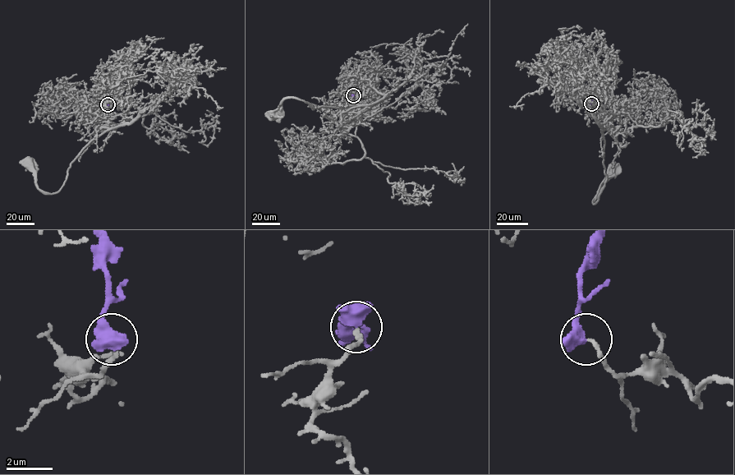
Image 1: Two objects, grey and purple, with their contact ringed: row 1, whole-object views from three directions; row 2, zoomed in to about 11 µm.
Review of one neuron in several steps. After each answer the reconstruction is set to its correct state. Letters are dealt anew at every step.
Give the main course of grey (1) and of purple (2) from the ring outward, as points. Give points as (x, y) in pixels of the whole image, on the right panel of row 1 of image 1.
1: (591, 103), (599, 108), (614, 103), (614, 111), (601, 128), (606, 181), (593, 204), (600, 184), (613, 167)
2: (591, 103), (594, 94)

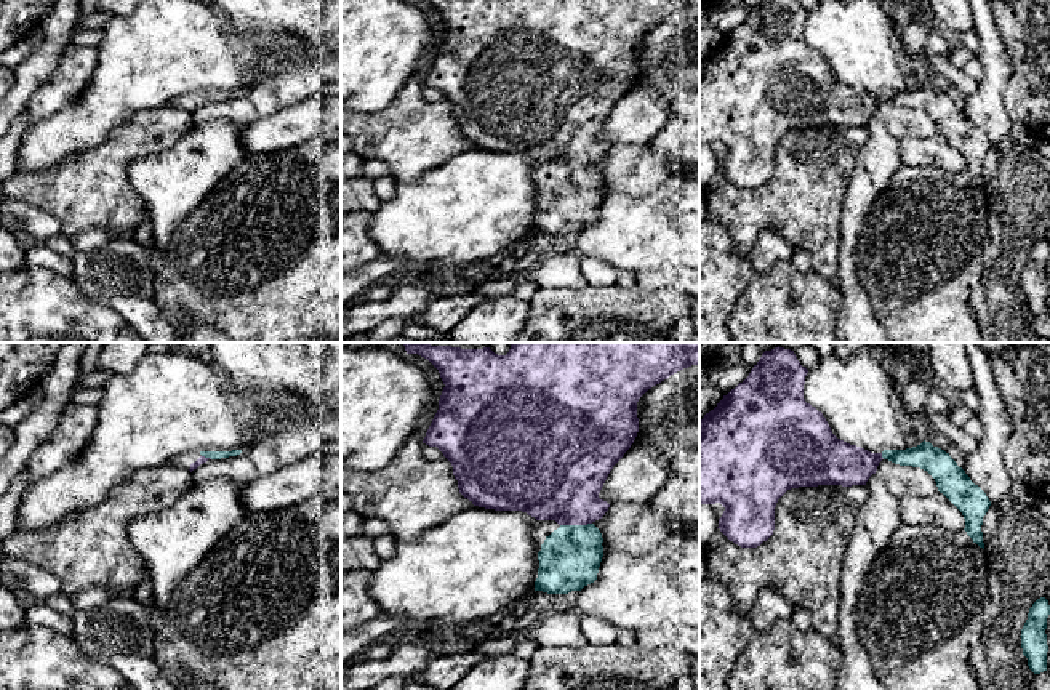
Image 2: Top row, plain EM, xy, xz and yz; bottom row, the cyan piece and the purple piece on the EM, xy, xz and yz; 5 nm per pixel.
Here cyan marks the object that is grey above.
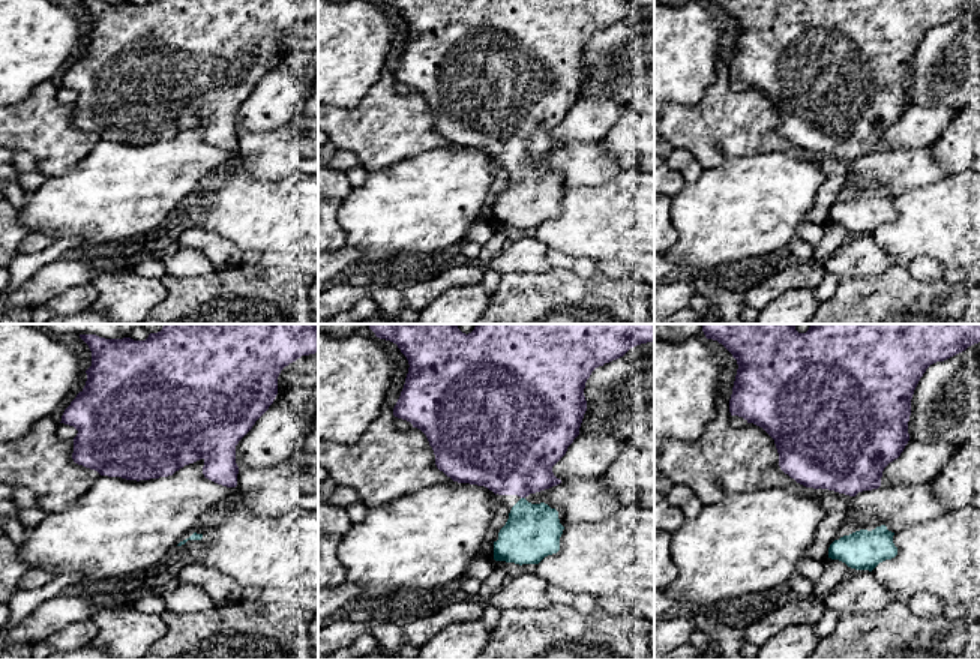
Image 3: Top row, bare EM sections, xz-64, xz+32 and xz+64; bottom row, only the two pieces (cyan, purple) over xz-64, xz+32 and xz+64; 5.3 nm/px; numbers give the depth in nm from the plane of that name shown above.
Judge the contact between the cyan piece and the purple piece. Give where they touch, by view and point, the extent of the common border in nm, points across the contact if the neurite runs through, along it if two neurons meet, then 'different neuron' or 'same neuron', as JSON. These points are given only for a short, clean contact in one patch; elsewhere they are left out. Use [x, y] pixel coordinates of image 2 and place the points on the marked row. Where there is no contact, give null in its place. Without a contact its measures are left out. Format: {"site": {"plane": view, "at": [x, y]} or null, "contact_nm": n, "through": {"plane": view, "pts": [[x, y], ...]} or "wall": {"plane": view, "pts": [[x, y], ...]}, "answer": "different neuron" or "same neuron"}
{"site": {"plane": "xz", "at": [575, 525]}, "contact_nm": 160, "through": {"plane": "xz", "pts": [[570, 556], [575, 549], [575, 525], [575, 505], [559, 479]]}, "answer": "same neuron"}

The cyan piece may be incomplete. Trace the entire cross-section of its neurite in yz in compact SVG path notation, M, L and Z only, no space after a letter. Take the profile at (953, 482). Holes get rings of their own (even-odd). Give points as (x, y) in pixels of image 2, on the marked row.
M765 351L749 376L731 389L699 421L699 504L720 503L725 511L719 530L741 548L757 548L775 530L775 507L791 488L818 485L866 485L882 459L927 471L943 493L964 515L965 532L980 548L983 517L991 501L944 450L922 442L906 450L871 453L837 439L821 411L805 402L804 384L808 370L794 351Z

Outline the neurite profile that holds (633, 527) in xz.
M615 503L605 515L592 522L602 533L603 552L645 554L671 535L669 519L648 503Z

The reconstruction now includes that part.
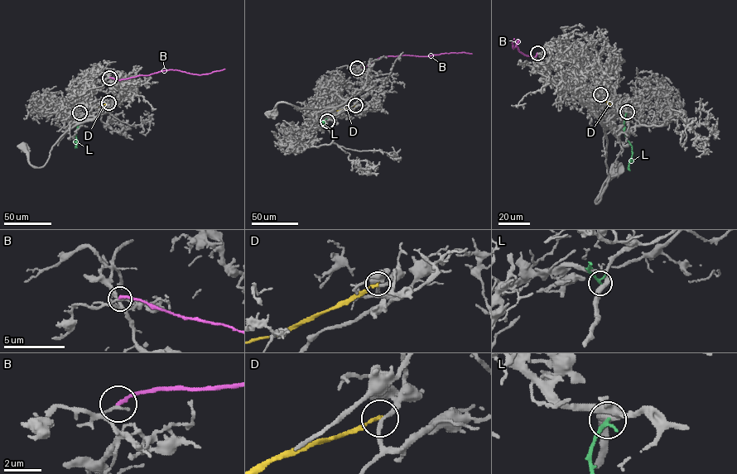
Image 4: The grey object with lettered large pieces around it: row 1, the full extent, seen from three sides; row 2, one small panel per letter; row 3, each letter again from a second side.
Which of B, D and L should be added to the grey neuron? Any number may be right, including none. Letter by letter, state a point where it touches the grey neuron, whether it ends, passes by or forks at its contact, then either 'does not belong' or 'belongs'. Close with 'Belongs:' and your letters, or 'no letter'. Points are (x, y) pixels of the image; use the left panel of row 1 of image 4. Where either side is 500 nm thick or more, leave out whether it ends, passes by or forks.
B: meets grey at (109, 78); it ends there; does not belong
D: meets grey at (108, 102); it ends there; does not belong
L: meets grey at (79, 112); it ends there; does not belong
Belongs: no letter

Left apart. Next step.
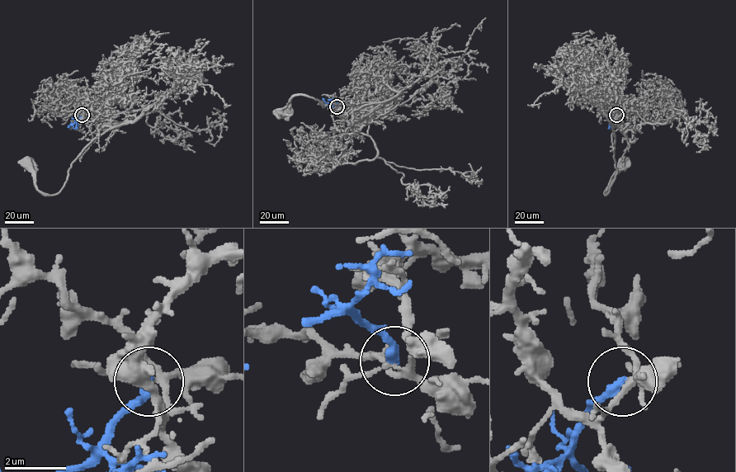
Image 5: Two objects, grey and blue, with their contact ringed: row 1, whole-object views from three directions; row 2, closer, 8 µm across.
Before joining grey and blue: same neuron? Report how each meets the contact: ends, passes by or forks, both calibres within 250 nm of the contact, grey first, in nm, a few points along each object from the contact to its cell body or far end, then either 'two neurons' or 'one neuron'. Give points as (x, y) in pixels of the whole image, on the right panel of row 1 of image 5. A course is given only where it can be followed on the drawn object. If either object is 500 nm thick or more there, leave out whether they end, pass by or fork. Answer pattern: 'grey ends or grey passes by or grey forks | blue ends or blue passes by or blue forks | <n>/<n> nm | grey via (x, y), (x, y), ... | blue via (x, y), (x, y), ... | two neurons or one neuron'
grey forks | blue ends | 180/320 nm | grey via (616, 115), (610, 109), (618, 101), (624, 101), (624, 110), (612, 125), (616, 174), (605, 195), (622, 161) | blue via (615, 115), (615, 124), (608, 125) | two neurons

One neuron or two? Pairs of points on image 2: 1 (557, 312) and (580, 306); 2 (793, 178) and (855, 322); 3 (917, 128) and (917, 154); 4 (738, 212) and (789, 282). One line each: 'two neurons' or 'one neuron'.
1: one neuron
2: two neurons
3: two neurons
4: two neurons

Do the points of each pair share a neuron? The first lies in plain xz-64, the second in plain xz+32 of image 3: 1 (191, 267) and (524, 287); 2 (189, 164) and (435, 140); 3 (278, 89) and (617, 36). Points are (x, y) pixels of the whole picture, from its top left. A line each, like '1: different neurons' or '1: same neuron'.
1: different neurons
2: different neurons
3: different neurons

